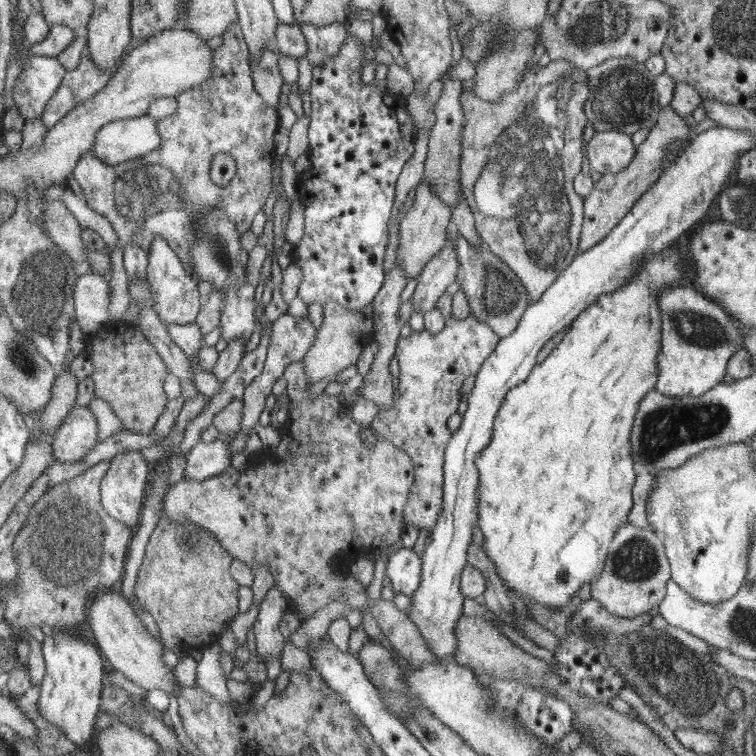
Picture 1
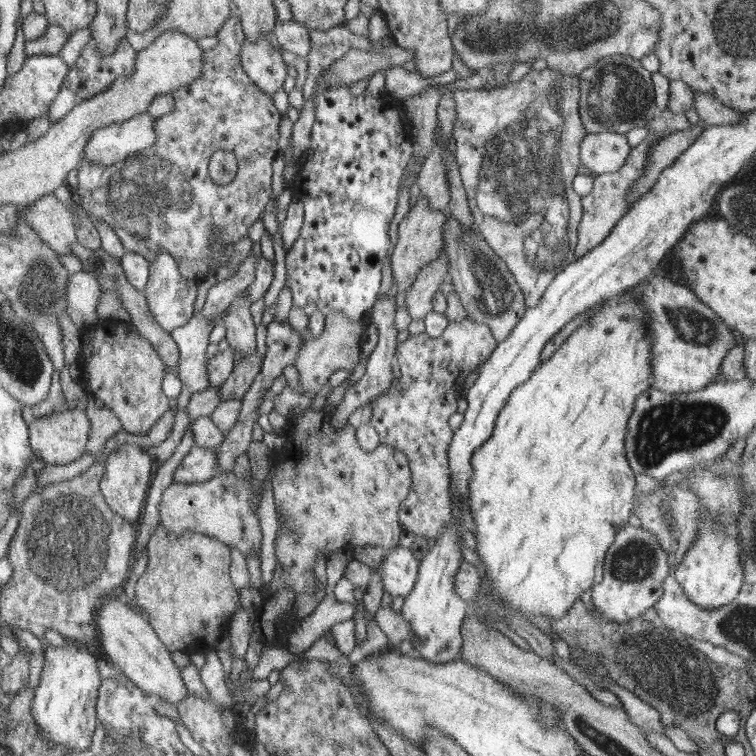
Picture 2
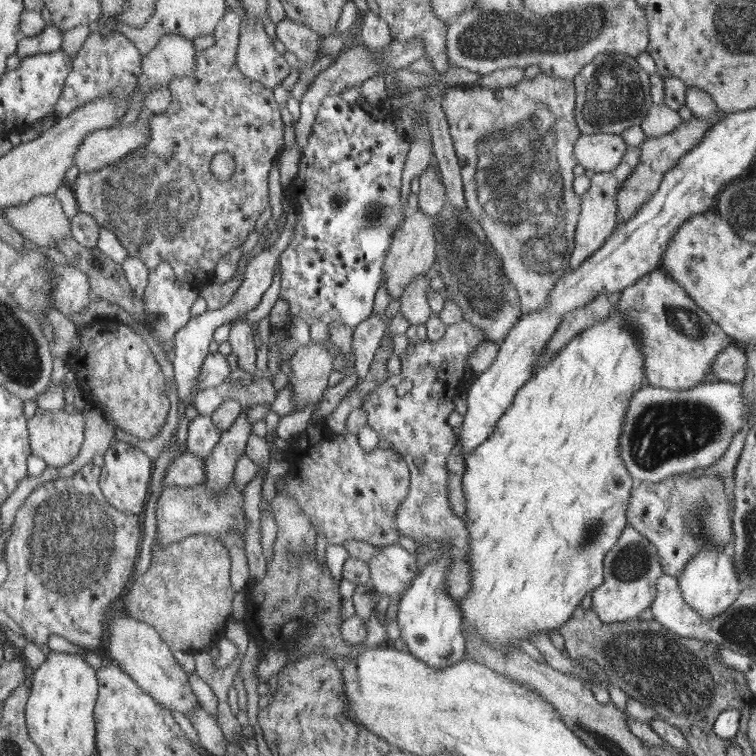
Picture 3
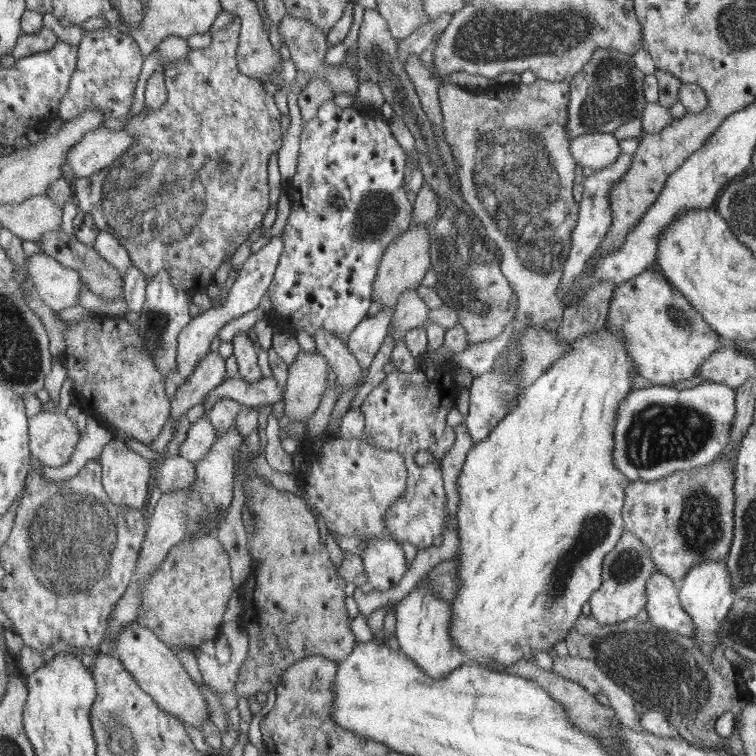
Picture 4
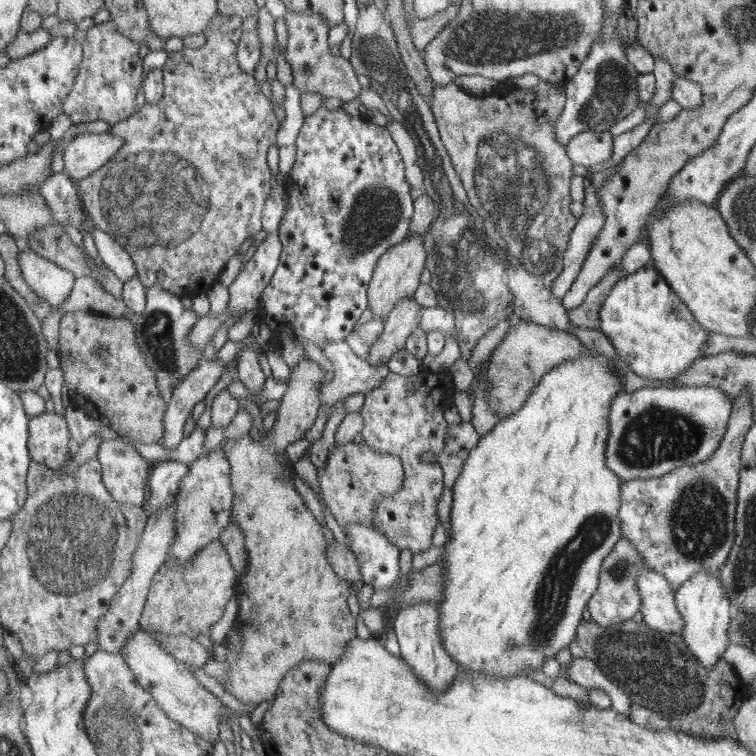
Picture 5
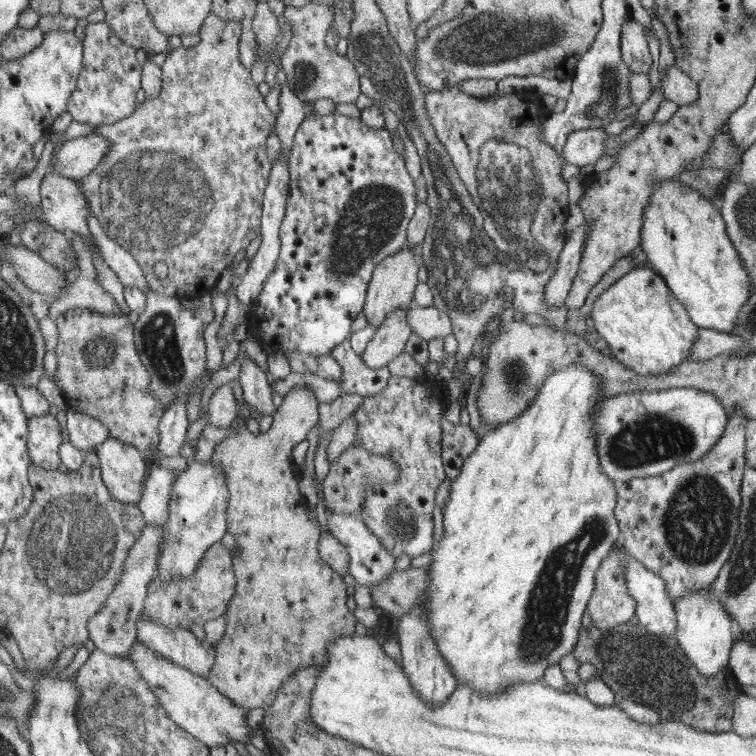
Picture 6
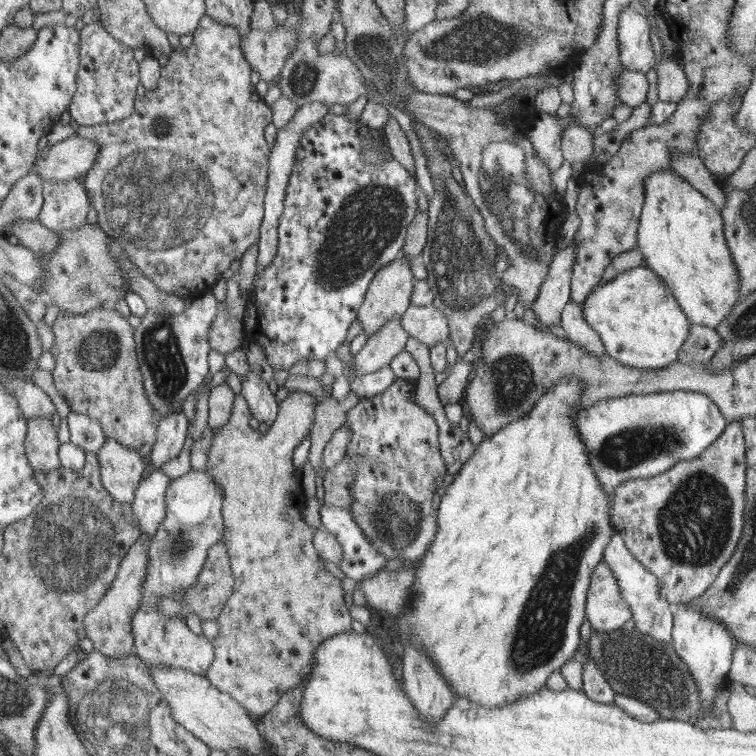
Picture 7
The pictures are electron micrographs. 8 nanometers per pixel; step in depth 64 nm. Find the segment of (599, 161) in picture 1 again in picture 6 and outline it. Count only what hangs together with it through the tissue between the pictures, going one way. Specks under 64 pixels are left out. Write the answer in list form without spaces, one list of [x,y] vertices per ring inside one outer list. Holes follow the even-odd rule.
[[[604,129],[575,130],[568,135],[563,155],[570,164],[589,170],[604,158],[604,141],[608,135]]]

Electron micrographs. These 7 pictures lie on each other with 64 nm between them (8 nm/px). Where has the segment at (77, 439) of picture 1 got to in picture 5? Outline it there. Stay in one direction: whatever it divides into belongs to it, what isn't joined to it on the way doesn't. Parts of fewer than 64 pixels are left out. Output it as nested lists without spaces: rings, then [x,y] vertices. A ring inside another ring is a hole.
[[[42,413],[30,417],[30,454],[43,466],[58,470],[67,462],[71,435],[64,416]]]

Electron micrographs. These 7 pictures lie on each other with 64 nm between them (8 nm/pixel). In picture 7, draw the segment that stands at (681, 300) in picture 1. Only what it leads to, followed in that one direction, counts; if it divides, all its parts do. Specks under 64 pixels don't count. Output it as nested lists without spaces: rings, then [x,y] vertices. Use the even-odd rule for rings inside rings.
[[[645,265],[620,271],[612,281],[598,284],[582,306],[584,318],[599,334],[606,354],[626,366],[645,370],[676,362],[692,325],[662,278]]]

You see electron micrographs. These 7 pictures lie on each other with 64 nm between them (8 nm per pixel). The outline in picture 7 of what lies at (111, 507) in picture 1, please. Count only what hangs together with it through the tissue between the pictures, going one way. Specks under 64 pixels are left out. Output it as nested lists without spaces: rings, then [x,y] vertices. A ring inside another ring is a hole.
[[[106,438],[97,458],[106,490],[121,503],[131,503],[146,468],[142,456],[136,449],[124,448],[117,440]]]

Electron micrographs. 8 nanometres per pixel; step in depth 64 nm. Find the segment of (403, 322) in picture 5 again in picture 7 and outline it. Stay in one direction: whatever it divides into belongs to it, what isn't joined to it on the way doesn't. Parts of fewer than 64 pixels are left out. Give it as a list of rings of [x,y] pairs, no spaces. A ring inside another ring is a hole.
[[[401,319],[389,320],[388,324],[382,326],[378,332],[375,332],[362,347],[361,352],[353,354],[351,362],[344,363],[344,374],[351,381],[356,375],[365,375],[376,372],[383,366],[389,365],[392,359],[404,351],[409,332],[401,325]]]

